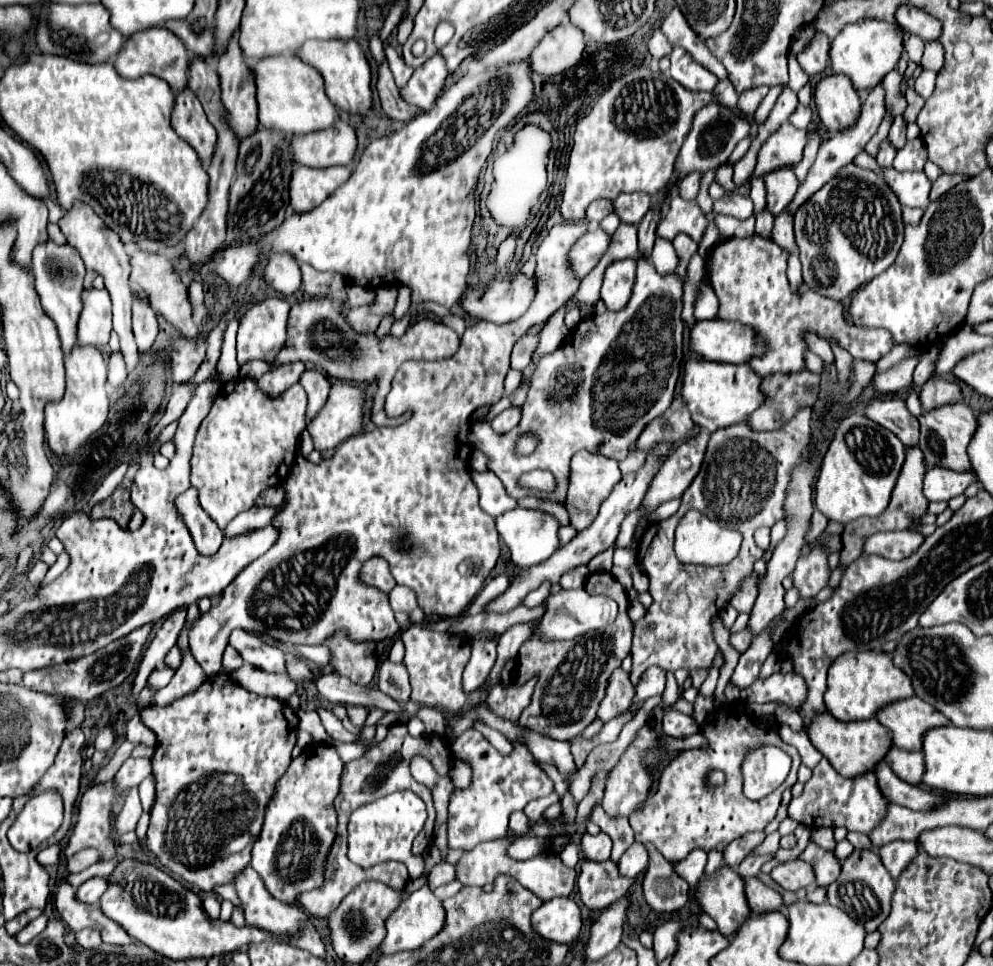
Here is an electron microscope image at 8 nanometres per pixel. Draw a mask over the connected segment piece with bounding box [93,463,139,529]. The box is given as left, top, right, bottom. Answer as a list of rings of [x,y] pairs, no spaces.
[[[131,465],[125,473],[125,479],[119,483],[119,487],[111,493],[111,497],[107,497],[105,501],[99,501],[95,507],[93,507],[93,517],[111,517],[115,519],[123,529],[127,529],[127,523],[131,519],[131,513],[133,513],[133,503],[129,499],[129,489],[131,489],[131,483],[133,483],[133,475],[135,471],[139,469],[139,465]]]

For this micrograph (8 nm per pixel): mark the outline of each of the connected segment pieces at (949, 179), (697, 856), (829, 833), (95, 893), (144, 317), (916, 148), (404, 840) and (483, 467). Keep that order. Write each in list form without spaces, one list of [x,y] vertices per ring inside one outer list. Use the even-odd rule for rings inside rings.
[[[941,175],[937,181],[933,181],[933,191],[929,193],[929,201],[935,201],[943,193],[947,193],[951,187],[955,187],[959,181],[967,179],[965,175]]]
[[[697,849],[693,853],[689,853],[689,857],[685,857],[685,861],[675,863],[673,869],[691,885],[695,887],[699,883],[699,875],[703,875],[703,867],[707,863],[707,853]]]
[[[813,829],[811,839],[813,839],[819,847],[823,847],[823,849],[829,849],[829,851],[833,851],[833,849],[835,849],[833,829]]]
[[[91,877],[83,885],[79,885],[77,899],[83,901],[83,903],[97,903],[101,899],[101,895],[105,893],[105,889],[109,889],[109,881],[107,879]]]
[[[137,301],[133,303],[133,333],[135,333],[139,353],[141,355],[149,353],[153,347],[153,341],[159,333],[155,311],[149,305],[137,303]]]
[[[921,137],[907,141],[901,151],[897,151],[897,157],[893,161],[893,167],[897,171],[923,171],[923,165],[927,163],[925,143]]]
[[[397,791],[355,809],[349,817],[349,859],[363,869],[385,860],[403,861],[409,869],[411,879],[419,879],[423,875],[423,859],[411,853],[411,843],[417,837],[417,833],[423,829],[425,819],[427,819],[425,803],[419,795],[411,791]],[[397,799],[407,799],[407,801],[397,801]]]
[[[473,449],[471,459],[469,459],[469,467],[475,469],[475,471],[487,471],[487,461],[489,459],[479,449]]]

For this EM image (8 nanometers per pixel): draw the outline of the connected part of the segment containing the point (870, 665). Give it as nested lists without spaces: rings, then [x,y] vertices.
[[[851,651],[837,657],[837,661],[829,667],[825,705],[839,721],[865,721],[873,719],[879,709],[913,695],[915,691],[911,687],[911,679],[893,665],[891,655],[881,651]]]

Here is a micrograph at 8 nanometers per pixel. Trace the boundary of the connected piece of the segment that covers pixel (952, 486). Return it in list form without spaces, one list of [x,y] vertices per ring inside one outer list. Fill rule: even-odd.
[[[929,467],[925,473],[923,495],[927,501],[949,501],[975,483],[975,473],[955,473],[951,469]]]

